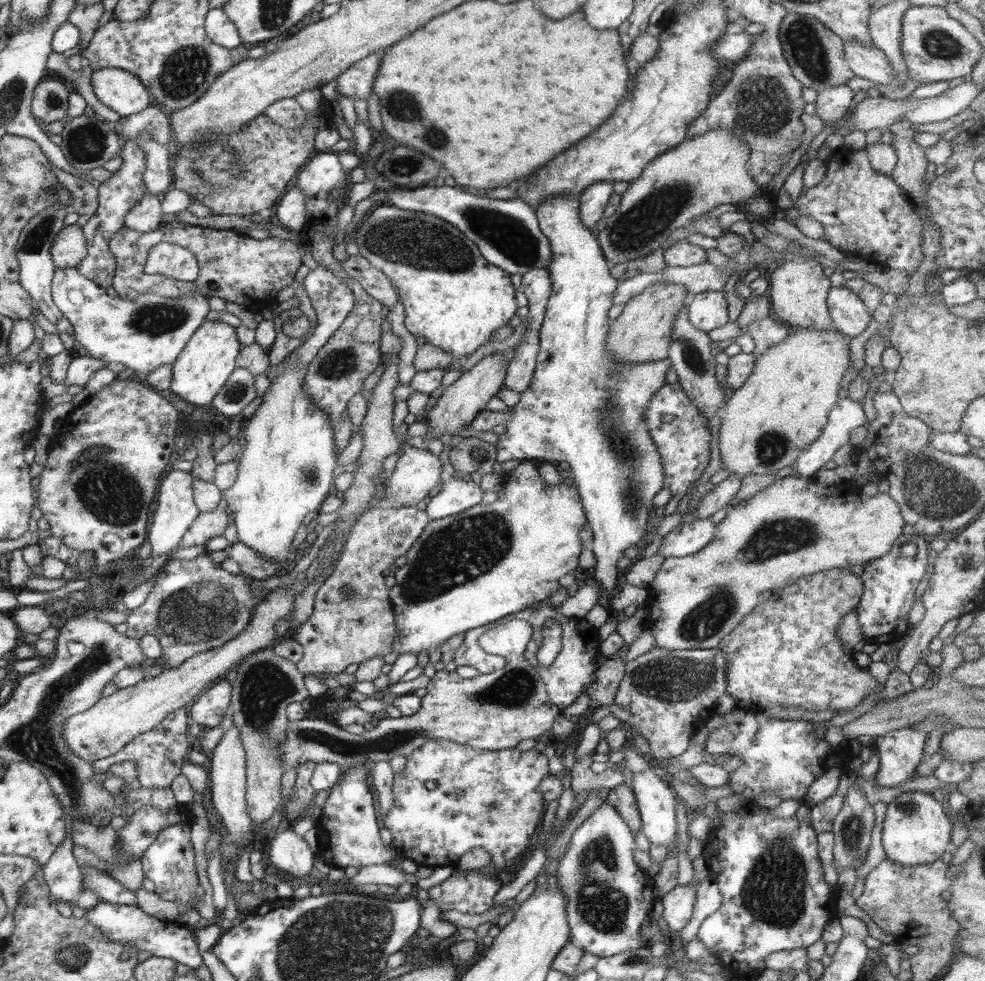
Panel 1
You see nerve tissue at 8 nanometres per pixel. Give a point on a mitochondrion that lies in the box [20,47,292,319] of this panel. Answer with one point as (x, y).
(219, 169)

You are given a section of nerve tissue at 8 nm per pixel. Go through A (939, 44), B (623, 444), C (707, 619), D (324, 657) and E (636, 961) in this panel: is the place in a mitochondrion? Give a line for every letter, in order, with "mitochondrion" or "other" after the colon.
A: mitochondrion
B: mitochondrion
C: mitochondrion
D: other
E: mitochondrion

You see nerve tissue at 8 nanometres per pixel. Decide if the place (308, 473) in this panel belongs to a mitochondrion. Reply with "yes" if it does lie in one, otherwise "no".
yes

